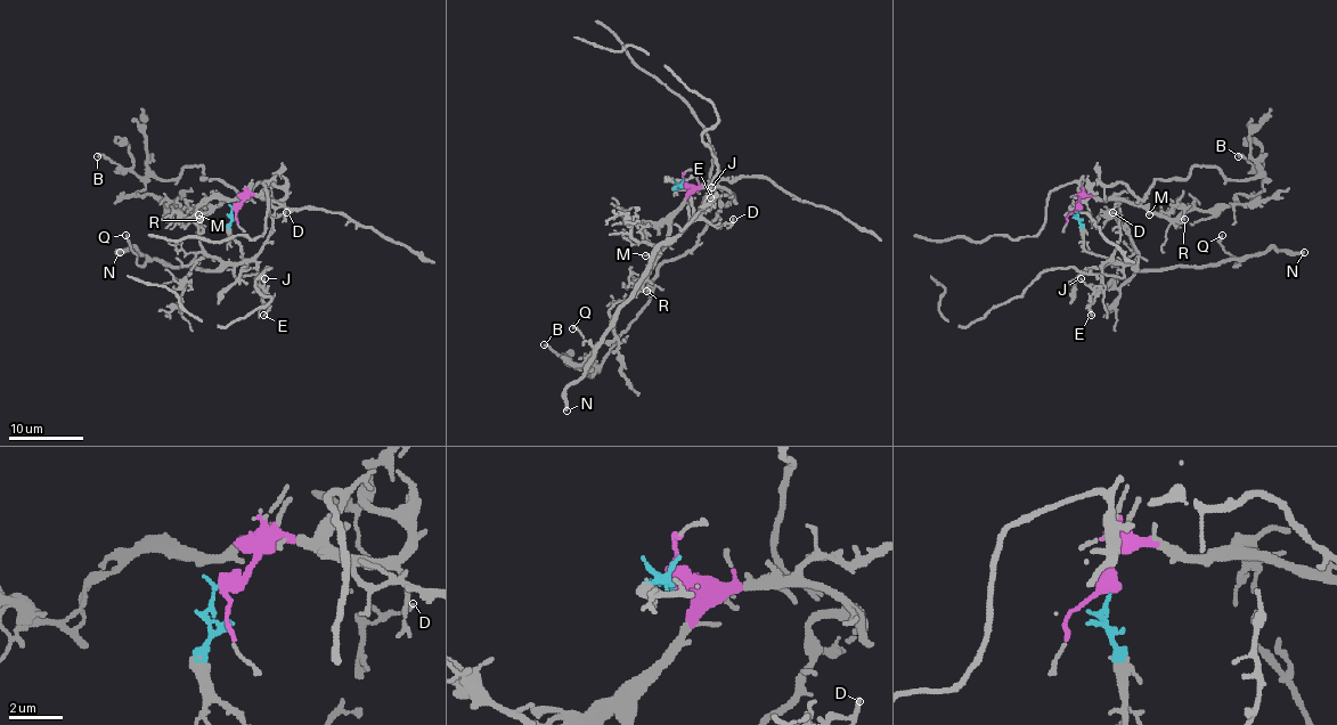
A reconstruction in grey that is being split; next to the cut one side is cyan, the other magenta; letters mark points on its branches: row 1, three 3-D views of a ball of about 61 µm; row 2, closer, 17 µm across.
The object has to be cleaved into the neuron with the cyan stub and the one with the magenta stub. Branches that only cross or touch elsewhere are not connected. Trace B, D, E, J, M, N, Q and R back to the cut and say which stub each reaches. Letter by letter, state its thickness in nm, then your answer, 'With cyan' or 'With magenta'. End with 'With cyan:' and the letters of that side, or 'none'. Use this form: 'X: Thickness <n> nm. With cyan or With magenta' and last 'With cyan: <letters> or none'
B: Thickness 140 nm. With magenta
D: Thickness 110 nm. With cyan
E: Thickness 150 nm. With cyan
J: Thickness 110 nm. With cyan
M: Thickness 130 nm. With magenta
N: Thickness 280 nm. With cyan
Q: Thickness 150 nm. With cyan
R: Thickness 140 nm. With magenta
With cyan: D, E, J, N, Q

